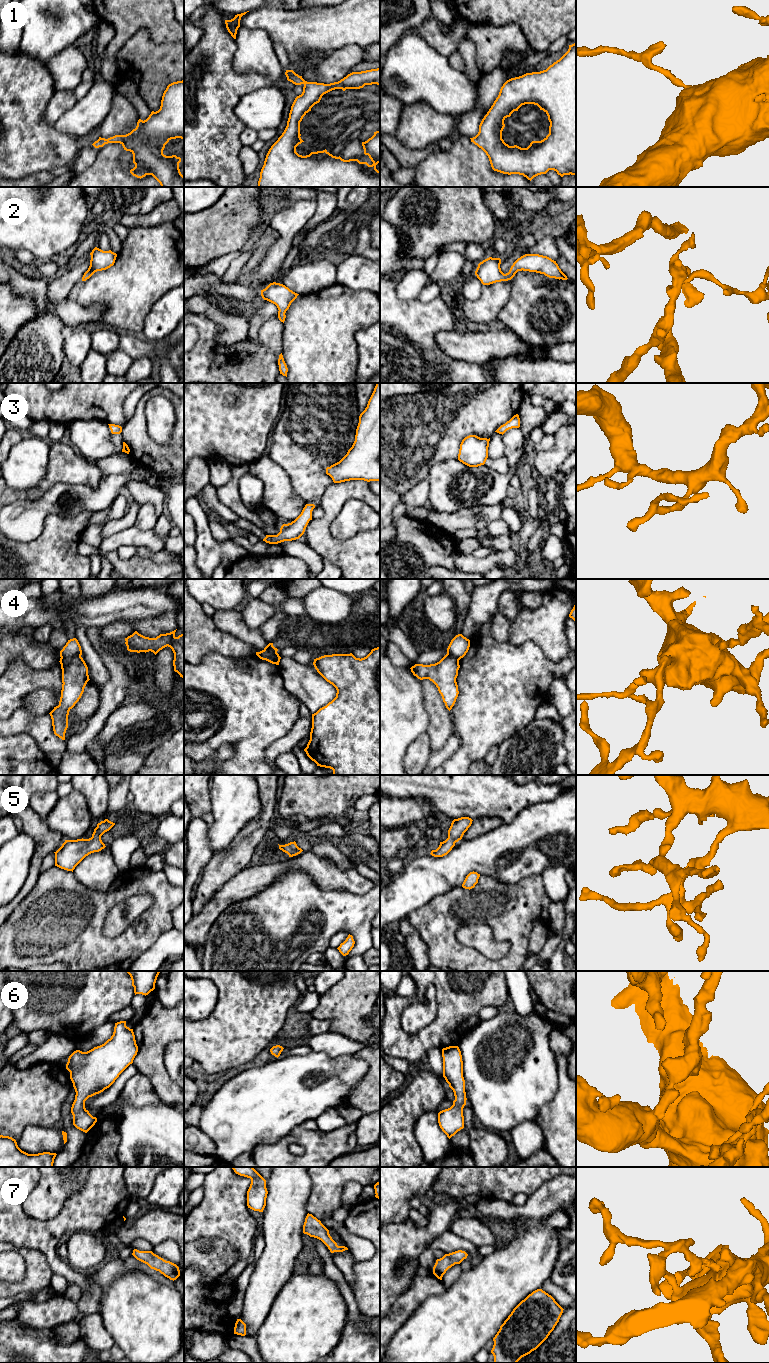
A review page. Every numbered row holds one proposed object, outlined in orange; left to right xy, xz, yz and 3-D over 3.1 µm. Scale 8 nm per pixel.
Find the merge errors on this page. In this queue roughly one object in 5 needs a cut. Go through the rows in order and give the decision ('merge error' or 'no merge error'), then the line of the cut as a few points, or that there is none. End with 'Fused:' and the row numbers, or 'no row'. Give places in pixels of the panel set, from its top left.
1: no merge error | no cut
2: no merge error | no cut
3: no merge error | no cut
4: merge error | xy (80, 655), (61, 657)
5: no merge error | no cut
6: no merge error | no cut
7: no merge error | no cut
Fused: 4

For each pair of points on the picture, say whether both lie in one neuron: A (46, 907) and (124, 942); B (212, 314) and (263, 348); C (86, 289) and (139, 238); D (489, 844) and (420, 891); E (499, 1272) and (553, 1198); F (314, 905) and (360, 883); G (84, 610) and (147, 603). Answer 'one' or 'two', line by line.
A: one
B: two
C: one
D: one
E: two
F: two
G: one

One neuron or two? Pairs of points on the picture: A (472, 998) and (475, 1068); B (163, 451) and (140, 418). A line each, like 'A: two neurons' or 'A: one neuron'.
A: two neurons
B: one neuron

